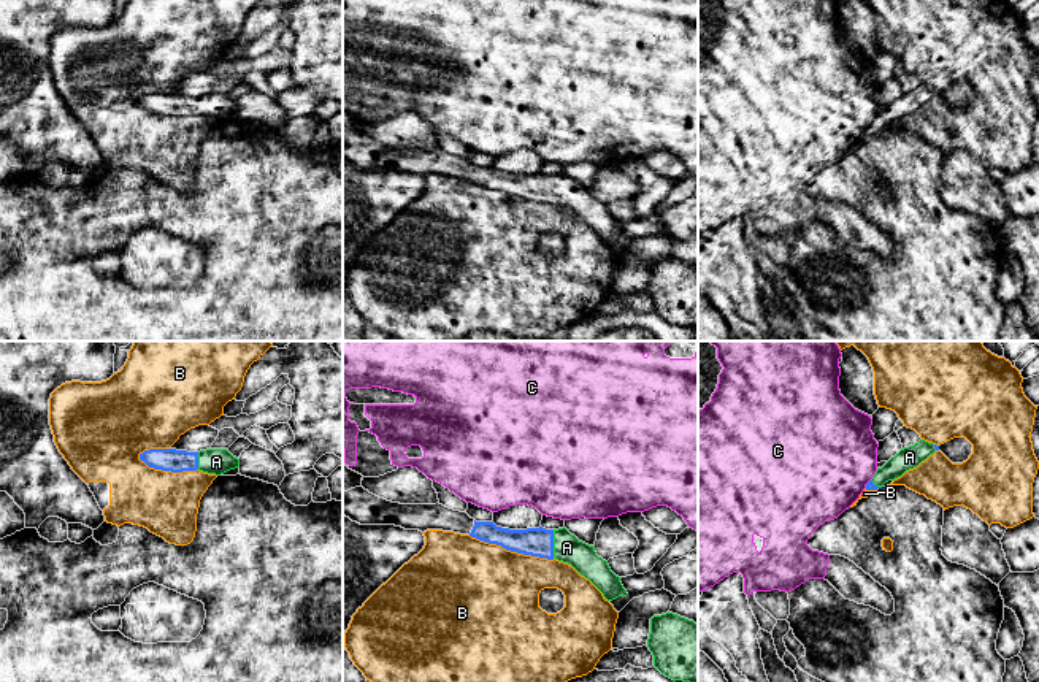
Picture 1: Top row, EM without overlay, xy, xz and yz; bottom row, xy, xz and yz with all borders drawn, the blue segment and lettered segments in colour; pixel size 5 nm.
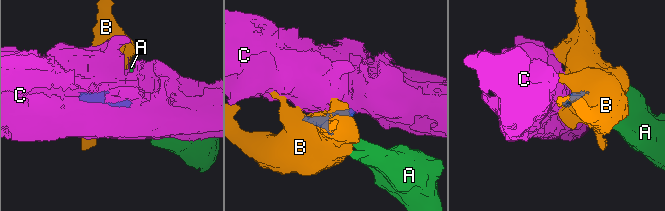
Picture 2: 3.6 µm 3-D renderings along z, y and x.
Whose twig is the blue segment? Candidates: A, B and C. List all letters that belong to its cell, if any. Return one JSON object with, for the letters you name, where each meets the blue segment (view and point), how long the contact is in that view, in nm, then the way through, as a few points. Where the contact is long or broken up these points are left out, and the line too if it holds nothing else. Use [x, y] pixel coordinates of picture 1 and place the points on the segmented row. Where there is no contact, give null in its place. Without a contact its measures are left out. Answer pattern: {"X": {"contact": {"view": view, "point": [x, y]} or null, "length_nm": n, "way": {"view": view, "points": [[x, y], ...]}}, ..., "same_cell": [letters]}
{"A": {"contact": {"view": "xz", "point": [552, 544]}, "length_nm": 140, "way": {"view": "xz", "points": [[533, 541], [552, 544], [567, 547]]}}, "same_cell": ["A"]}

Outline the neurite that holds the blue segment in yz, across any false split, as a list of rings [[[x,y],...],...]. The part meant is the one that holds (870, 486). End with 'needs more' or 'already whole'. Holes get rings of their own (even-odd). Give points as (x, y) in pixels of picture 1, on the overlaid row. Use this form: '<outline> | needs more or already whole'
[[[920,439],[914,446],[901,449],[882,468],[877,468],[872,479],[866,484],[866,490],[882,489],[885,482],[901,477],[906,471],[917,468],[930,455],[939,450],[939,446]]] | needs more

